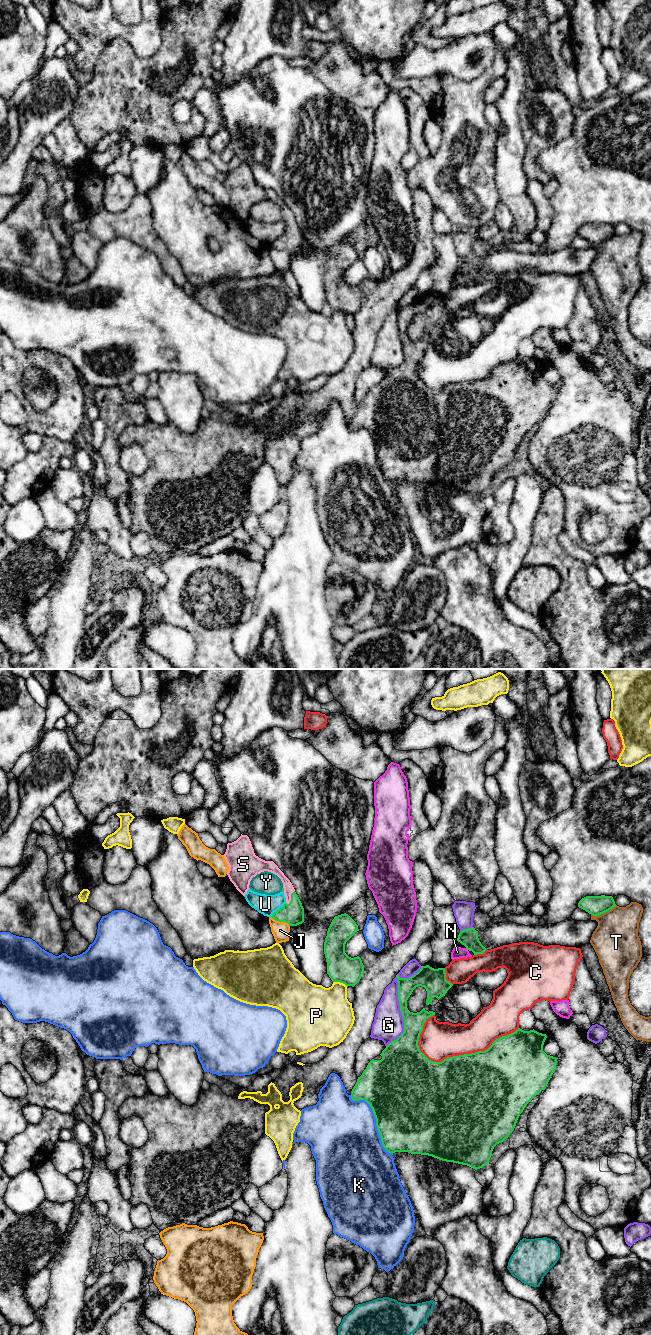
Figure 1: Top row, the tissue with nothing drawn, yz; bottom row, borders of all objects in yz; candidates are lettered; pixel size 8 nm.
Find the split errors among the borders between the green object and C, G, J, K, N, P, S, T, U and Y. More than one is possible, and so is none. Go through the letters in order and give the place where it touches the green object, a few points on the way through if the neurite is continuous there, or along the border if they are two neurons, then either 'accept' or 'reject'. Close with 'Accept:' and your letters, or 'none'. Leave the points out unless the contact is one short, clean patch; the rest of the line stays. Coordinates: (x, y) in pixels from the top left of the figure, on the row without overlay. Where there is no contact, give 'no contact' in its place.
C: meets green in yz at (466, 382); reject
G: meets green in yz at (401, 340); reject
J: meets green in yz at (281, 249); reject
K: meets green in yz at (376, 448); reject
N: no contact; reject
P: meets green in yz at (340, 310); reject
S: meets green in yz at (291, 225); runs through yz (293, 241), (291, 225), (287, 213); accept
T: meets green in yz at (603, 240); reject
U: meets green in yz at (278, 237); reject
Y: meets green in yz at (282, 217); reject
Accept: S

